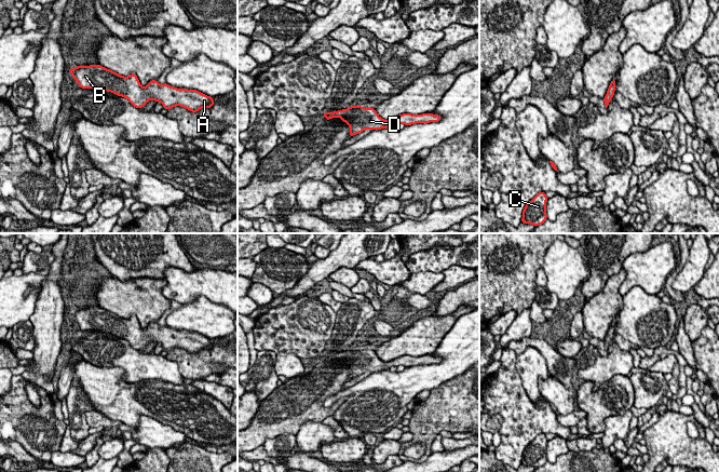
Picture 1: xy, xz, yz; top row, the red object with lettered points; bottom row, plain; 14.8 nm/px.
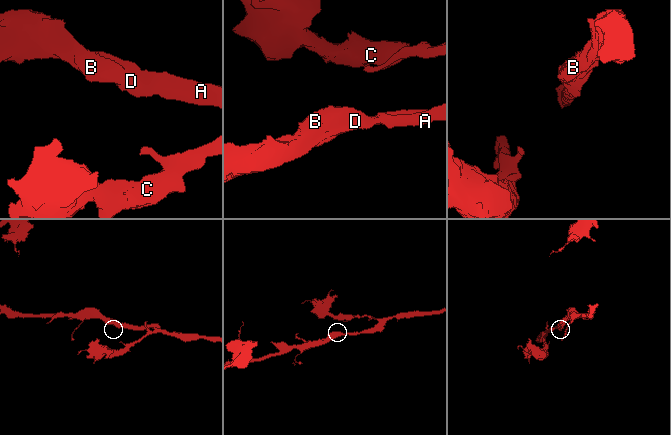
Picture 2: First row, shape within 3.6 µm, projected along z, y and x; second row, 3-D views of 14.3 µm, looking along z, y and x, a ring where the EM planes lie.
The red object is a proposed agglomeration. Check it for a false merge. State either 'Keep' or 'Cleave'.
Keep

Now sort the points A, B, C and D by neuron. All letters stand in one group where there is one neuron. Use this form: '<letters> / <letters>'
A B C D

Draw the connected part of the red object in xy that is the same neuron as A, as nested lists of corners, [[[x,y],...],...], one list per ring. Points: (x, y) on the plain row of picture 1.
[[[99,306],[78,308],[68,313],[81,331],[112,334],[127,340],[136,350],[143,350],[150,341],[161,343],[166,352],[181,348],[196,354],[201,350],[211,350],[214,347],[213,339],[196,332],[177,331],[167,325],[161,327],[157,322],[151,322],[143,329],[135,315],[123,319]]]

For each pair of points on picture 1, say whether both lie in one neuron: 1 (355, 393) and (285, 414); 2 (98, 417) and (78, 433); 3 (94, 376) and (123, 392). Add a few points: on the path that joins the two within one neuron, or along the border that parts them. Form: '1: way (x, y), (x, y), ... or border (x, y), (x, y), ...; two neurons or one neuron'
1: border (346, 388), (323, 403), (347, 398), (333, 416); two neurons
2: border (84, 412), (90, 427); two neurons
3: way (102, 383), (110, 392), (116, 392); one neuron

